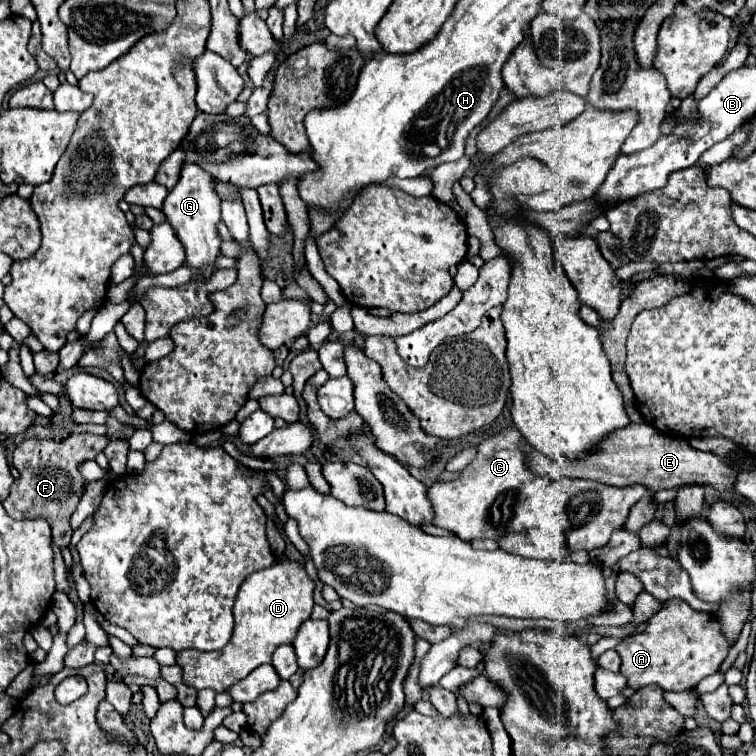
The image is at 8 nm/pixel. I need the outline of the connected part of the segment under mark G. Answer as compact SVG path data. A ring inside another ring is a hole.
M185 162L181 170L181 178L173 190L169 190L163 208L167 216L167 222L173 226L179 242L185 248L187 260L185 266L191 270L197 270L195 278L191 282L205 282L217 272L217 258L221 256L221 236L217 230L217 224L221 222L221 200L215 192L215 178L201 170L197 164Z

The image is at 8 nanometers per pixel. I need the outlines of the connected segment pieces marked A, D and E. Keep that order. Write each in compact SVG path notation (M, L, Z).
M665 600L661 610L647 622L647 628L621 640L615 650L621 656L621 674L633 690L657 684L663 690L685 692L693 690L705 676L719 672L731 642L721 632L721 624L713 614L693 610L685 600Z
M291 558L277 560L273 566L249 574L239 588L233 606L235 628L229 644L211 652L183 650L177 654L177 664L183 668L183 682L197 690L213 688L215 692L225 692L257 666L271 662L275 648L281 644L291 644L299 626L311 616L315 606L313 592L315 580L305 572L303 564Z
M629 424L607 436L597 450L583 460L555 460L559 476L565 478L585 478L597 480L611 486L627 488L631 484L643 484L649 492L659 492L665 488L681 488L683 484L701 484L715 490L733 490L737 480L737 464L729 464L711 452L701 452L693 448L687 440L673 440L671 436L661 436L649 424Z

